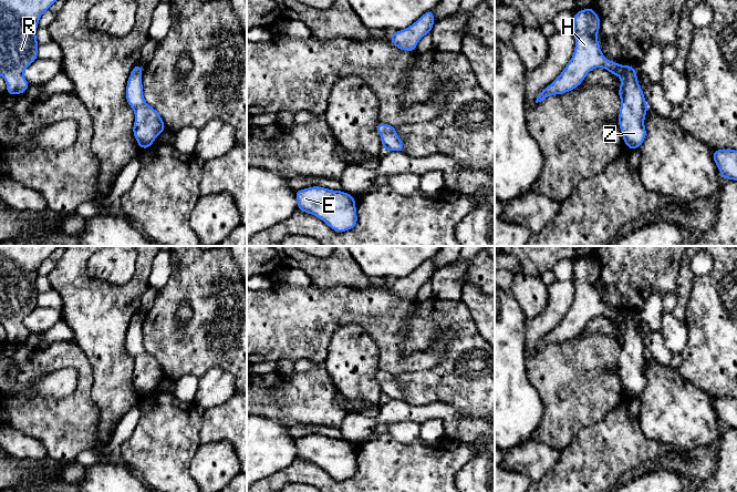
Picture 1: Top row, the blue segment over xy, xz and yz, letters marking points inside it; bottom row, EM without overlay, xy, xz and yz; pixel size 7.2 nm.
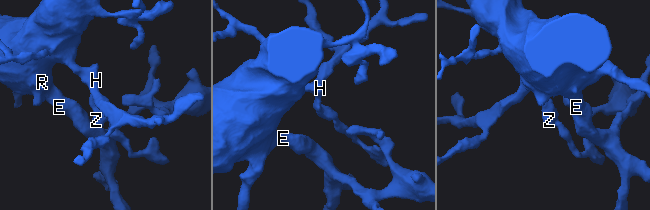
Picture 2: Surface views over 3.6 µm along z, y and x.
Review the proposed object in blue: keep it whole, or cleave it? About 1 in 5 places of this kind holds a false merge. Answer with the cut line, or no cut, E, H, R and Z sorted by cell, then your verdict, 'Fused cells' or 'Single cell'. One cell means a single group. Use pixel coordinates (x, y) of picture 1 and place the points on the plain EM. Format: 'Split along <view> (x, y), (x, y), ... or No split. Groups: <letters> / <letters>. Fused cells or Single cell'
No split. Groups: E H R Z. Single cell

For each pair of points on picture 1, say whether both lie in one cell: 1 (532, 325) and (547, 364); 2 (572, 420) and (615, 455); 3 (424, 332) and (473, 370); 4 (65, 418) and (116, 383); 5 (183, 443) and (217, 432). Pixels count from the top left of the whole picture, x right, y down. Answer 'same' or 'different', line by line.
1: different
2: different
3: same
4: different
5: different

